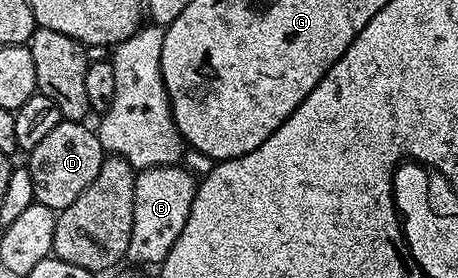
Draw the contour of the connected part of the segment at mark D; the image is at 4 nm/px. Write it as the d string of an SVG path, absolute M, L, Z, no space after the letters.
M62 120L55 130L51 130L51 134L43 137L43 142L39 142L35 150L27 154L34 201L47 206L52 212L58 213L71 206L71 202L75 202L75 198L79 198L79 194L95 182L95 174L99 174L105 161L107 153L101 147L96 131L87 125L85 122Z

